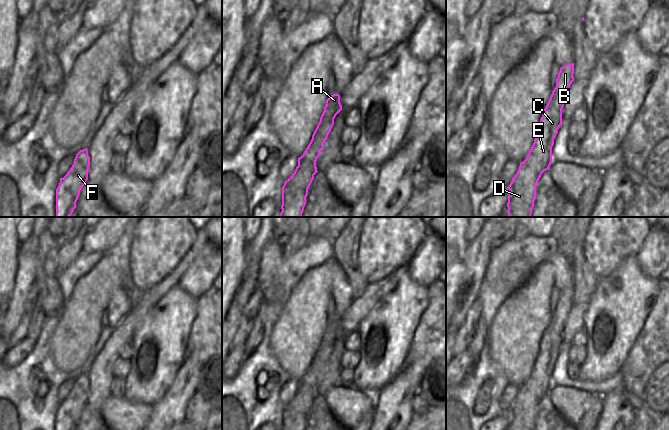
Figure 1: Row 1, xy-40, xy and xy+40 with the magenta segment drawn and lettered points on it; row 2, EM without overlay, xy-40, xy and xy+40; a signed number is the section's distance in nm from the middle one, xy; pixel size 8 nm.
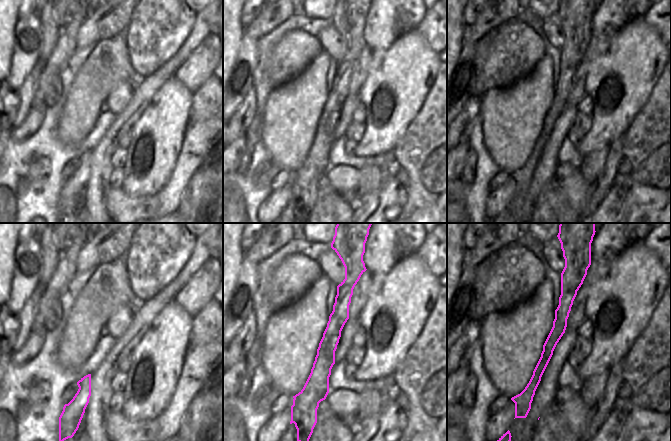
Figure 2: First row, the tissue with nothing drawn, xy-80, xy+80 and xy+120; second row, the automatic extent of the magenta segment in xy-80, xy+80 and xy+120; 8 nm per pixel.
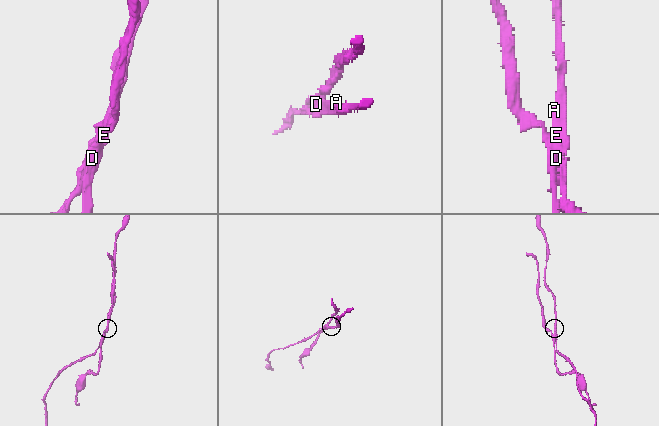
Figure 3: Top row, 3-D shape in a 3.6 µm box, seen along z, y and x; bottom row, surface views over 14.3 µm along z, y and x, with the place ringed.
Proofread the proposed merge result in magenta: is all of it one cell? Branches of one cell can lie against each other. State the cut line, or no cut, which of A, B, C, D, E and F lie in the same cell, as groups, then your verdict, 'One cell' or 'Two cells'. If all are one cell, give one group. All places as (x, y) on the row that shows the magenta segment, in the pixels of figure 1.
Split along xy+40 (520, 165), (529, 165), (533, 169), (545, 170). Groups: A B C E / D F. Two cells

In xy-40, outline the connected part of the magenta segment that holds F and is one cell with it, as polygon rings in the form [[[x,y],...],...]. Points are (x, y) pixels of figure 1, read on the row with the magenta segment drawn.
[[[80,150],[68,173],[60,178],[56,189],[56,217],[70,217],[72,215],[80,191],[88,180],[89,166],[88,150]]]

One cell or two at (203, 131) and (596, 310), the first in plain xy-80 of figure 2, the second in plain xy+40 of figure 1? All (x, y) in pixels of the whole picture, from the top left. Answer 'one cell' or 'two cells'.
two cells

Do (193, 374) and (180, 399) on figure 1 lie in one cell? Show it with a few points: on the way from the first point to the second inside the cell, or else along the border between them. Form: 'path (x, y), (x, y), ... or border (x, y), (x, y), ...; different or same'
path (189, 380), (180, 393); same

